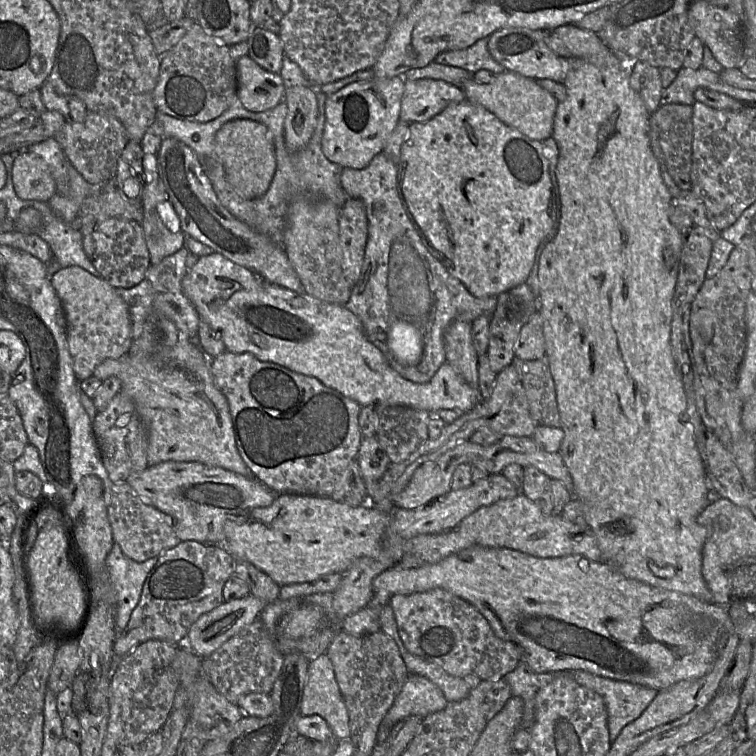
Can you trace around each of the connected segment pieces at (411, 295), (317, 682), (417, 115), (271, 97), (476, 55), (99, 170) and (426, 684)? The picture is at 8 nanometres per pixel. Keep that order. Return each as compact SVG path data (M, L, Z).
M384 152L377 154L363 169L342 169L343 189L349 198L360 199L364 203L368 219L368 239L362 270L344 307L360 319L367 340L382 352L400 376L415 383L427 383L447 361L444 332L448 326L457 320L472 323L481 315L490 317L495 311L497 297L472 295L430 252L398 192L397 177L397 165Z
M327 653L310 661L301 714L317 714L329 724L335 739L349 739L349 714Z
M429 78L405 80L399 120L408 123L425 122L451 103L459 103L466 99L460 86L443 80Z
M248 56L240 57L235 66L237 97L244 108L264 112L284 101L286 88L279 74L261 68Z
M483 38L468 48L442 52L436 56L434 62L463 68L471 74L479 70L488 70L498 75L504 72L505 68L491 56L487 43L487 38Z
M89 111L82 122L66 121L53 138L60 144L68 161L94 186L115 179L119 157L129 141L125 127L116 117Z
M410 673L395 702L381 723L377 743L386 741L391 728L408 716L426 716L443 710L448 704L442 690L426 677Z

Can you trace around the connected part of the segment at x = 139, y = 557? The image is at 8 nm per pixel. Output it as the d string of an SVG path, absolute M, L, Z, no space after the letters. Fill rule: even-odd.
M128 483L112 485L107 515L114 542L120 546L124 555L136 562L159 557L165 550L181 542L175 533L172 517L147 503Z

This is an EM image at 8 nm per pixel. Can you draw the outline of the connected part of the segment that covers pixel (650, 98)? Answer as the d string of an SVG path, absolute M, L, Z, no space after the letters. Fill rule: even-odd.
M632 60L631 62L630 85L643 100L648 113L653 114L660 107L663 90L660 69L642 60Z

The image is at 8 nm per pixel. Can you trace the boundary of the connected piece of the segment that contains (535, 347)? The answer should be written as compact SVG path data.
M538 310L520 330L513 350L514 357L522 360L545 358L543 318Z

